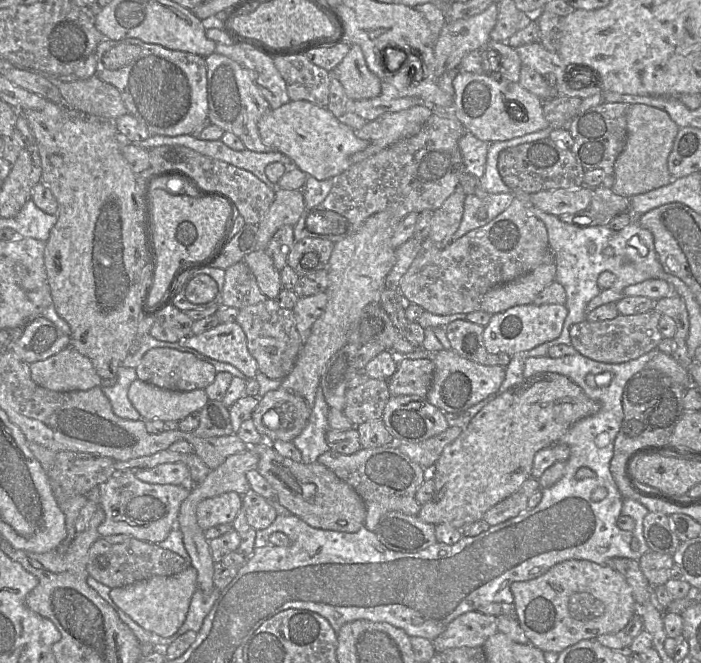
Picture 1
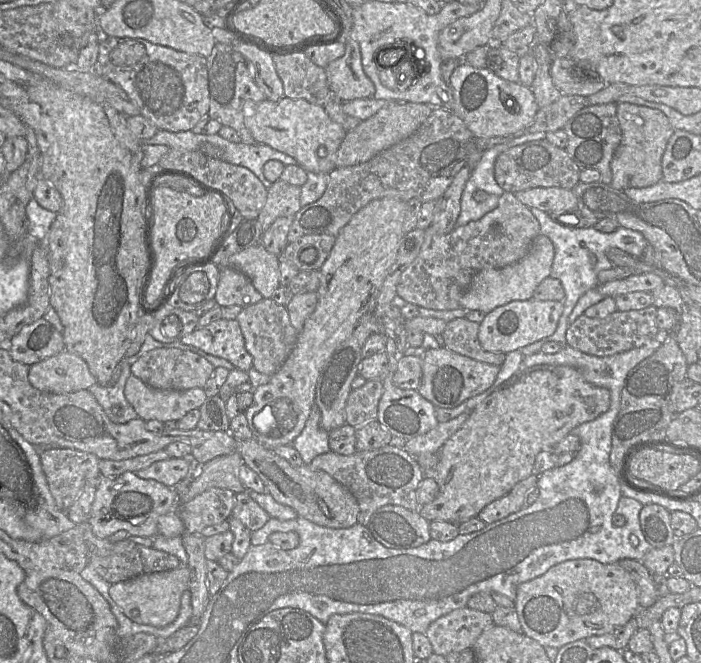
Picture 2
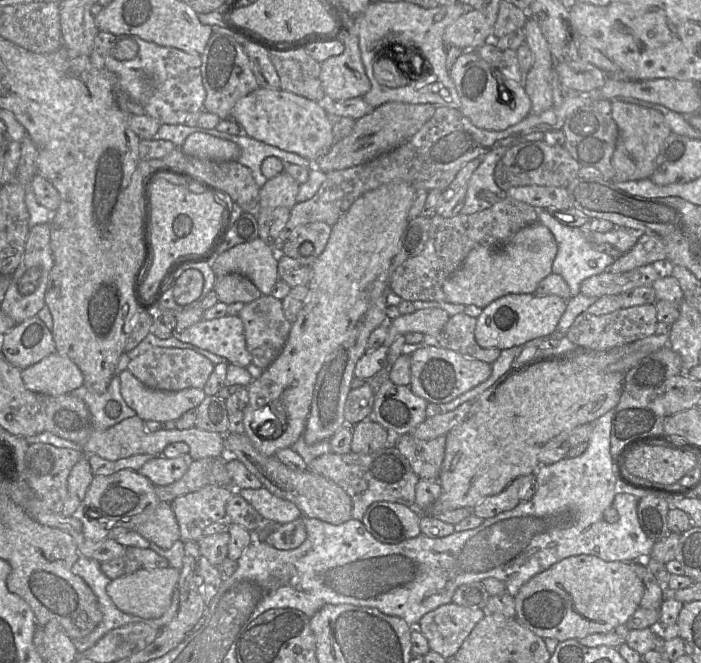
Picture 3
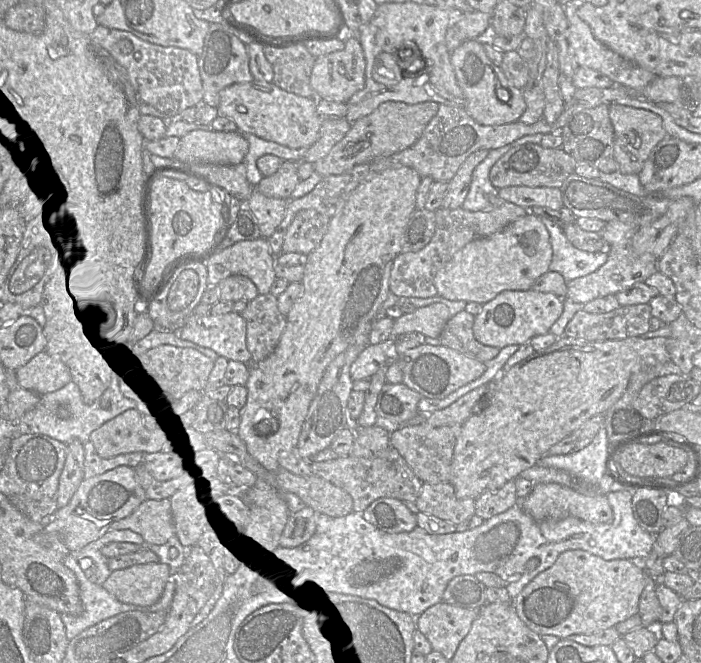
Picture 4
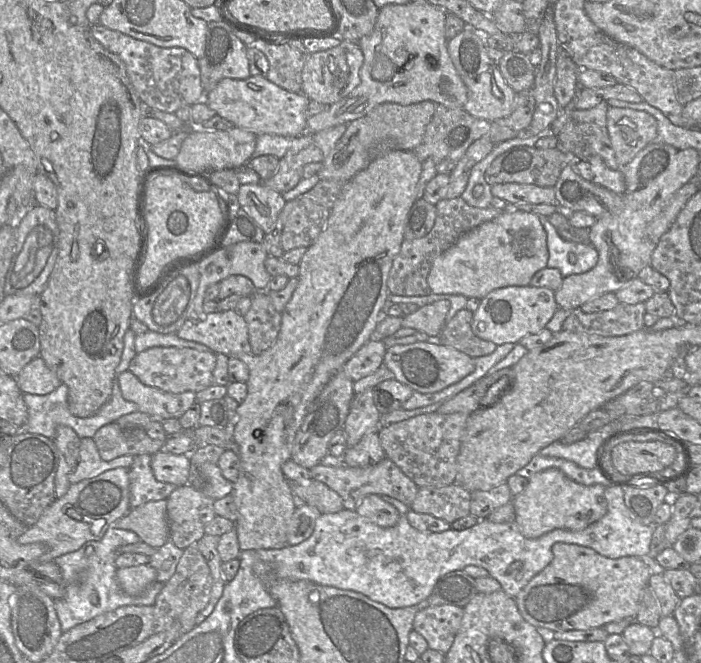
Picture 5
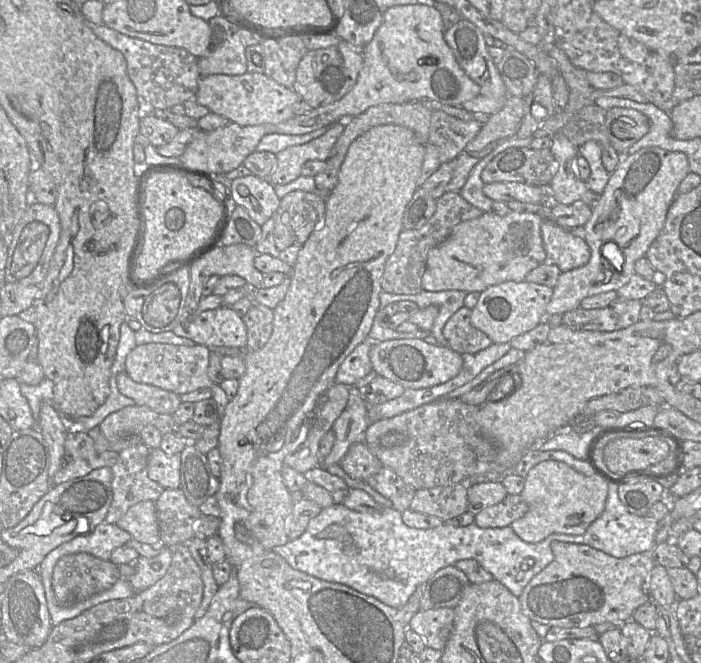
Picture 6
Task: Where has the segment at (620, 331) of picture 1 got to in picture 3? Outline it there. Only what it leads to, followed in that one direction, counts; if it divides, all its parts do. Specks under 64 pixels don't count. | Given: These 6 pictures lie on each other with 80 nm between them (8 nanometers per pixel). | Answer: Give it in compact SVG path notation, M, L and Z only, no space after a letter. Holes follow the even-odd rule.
M655 303L620 308L603 316L591 315L585 311L574 320L565 337L577 346L602 351L654 335L657 322Z

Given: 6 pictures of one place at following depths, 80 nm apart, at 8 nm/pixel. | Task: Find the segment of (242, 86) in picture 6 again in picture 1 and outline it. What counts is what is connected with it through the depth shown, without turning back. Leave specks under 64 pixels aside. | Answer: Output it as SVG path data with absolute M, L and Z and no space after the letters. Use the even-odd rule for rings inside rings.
M290 100L277 109L269 109L259 120L258 131L266 146L286 155L297 168L317 180L332 179L346 171L352 165L352 155L363 151L370 144L369 141L358 138L351 127L341 123L327 108L304 100Z

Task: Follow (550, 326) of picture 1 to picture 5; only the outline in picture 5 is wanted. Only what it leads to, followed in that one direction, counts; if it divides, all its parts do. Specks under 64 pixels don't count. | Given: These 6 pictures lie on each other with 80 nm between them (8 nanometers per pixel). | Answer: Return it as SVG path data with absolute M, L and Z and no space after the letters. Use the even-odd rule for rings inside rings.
M531 285L498 288L480 300L478 309L473 313L471 327L477 337L497 346L506 343L518 344L525 336L538 334L546 328L558 309L555 292L549 288Z

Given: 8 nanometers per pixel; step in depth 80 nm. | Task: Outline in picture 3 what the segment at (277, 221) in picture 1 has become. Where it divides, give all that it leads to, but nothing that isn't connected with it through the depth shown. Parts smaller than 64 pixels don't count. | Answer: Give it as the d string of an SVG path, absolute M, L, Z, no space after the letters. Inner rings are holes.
M286 171L268 179L259 191L262 210L285 207L291 210L297 202L300 184Z

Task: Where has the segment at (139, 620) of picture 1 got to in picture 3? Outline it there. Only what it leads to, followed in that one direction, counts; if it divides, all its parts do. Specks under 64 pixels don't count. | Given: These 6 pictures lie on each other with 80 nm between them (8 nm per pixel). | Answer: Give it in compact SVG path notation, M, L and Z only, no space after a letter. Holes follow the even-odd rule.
M176 568L141 569L134 573L118 577L106 587L117 608L127 614L143 619L161 617L170 607L172 595L177 588L180 570Z

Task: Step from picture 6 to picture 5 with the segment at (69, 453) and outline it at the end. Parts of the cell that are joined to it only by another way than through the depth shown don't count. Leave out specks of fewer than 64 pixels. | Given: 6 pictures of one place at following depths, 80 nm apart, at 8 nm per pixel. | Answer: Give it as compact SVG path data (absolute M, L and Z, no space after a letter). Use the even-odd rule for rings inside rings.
M92 438L80 439L78 463L75 469L69 474L68 480L72 483L96 477L101 473L114 468L128 469L134 456L123 455L104 461L100 458L96 445Z

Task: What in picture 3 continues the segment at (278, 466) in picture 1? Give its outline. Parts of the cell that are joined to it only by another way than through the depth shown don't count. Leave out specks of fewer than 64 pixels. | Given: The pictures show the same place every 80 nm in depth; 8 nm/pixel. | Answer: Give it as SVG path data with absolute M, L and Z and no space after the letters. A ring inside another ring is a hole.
M226 433L223 439L227 457L235 458L245 465L273 495L290 501L301 511L302 516L315 518L329 524L339 525L352 518L352 500L337 484L309 470L294 471L276 456L261 454L245 434Z

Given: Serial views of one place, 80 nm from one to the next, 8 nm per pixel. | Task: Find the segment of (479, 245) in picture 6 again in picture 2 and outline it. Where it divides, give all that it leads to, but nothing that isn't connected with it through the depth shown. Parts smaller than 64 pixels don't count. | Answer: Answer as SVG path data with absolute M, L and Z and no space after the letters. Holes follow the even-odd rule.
M540 234L534 239L529 252L522 260L504 268L490 268L477 273L469 289L460 299L461 307L466 311L479 310L487 314L509 302L532 299L537 286L550 276L554 256L555 249L552 241Z

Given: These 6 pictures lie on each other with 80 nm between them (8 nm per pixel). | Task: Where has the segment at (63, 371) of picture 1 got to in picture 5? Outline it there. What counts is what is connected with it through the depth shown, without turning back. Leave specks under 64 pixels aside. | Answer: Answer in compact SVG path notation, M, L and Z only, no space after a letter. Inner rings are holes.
M40 356L31 360L15 379L24 394L46 395L62 384Z

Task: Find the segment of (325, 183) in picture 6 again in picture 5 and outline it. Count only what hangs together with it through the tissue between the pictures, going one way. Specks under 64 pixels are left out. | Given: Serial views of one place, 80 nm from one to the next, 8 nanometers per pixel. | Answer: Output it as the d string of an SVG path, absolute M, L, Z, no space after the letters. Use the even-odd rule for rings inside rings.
M422 101L410 105L400 105L390 102L377 105L365 116L347 124L345 133L322 162L323 167L317 173L317 176L320 180L347 182L352 179L356 173L367 168L376 157L387 151L413 151L413 149L422 142L426 127L430 123L434 113L435 103L431 101Z

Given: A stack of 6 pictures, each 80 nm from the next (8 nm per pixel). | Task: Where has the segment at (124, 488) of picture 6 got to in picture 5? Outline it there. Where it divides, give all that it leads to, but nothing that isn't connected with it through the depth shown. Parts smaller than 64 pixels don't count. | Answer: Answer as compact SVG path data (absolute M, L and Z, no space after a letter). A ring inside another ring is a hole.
M151 455L134 456L128 468L130 507L137 508L150 501L166 500L175 486L155 479L150 466Z

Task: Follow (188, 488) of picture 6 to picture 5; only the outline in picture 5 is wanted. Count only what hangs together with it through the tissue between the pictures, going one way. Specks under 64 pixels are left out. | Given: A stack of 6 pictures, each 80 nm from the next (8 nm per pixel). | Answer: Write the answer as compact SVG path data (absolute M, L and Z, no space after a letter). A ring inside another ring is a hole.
M190 464L187 484L213 500L231 494L233 483L226 480L216 464Z

